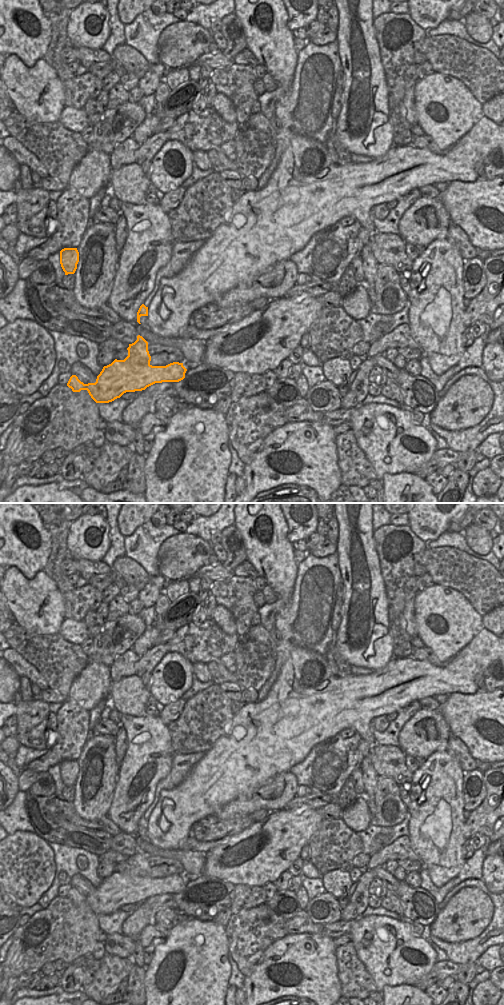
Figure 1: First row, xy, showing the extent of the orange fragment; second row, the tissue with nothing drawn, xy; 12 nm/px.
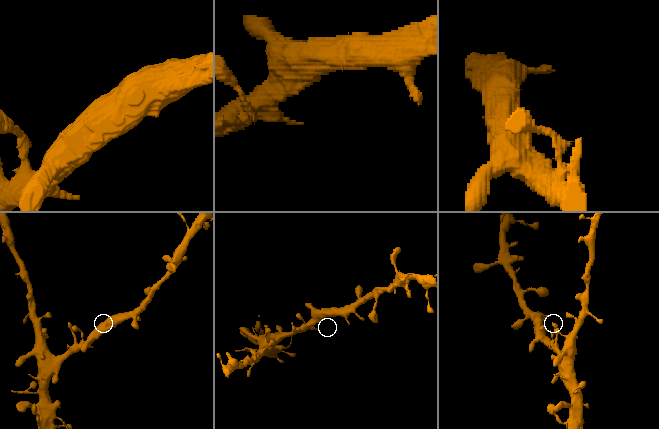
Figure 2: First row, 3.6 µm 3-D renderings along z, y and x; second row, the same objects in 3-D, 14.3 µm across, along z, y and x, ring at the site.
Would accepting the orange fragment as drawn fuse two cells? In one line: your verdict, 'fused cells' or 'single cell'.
single cell

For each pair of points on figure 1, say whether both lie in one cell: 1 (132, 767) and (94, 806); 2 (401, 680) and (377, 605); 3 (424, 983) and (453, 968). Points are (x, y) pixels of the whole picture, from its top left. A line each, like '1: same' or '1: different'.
1: different
2: different
3: same

